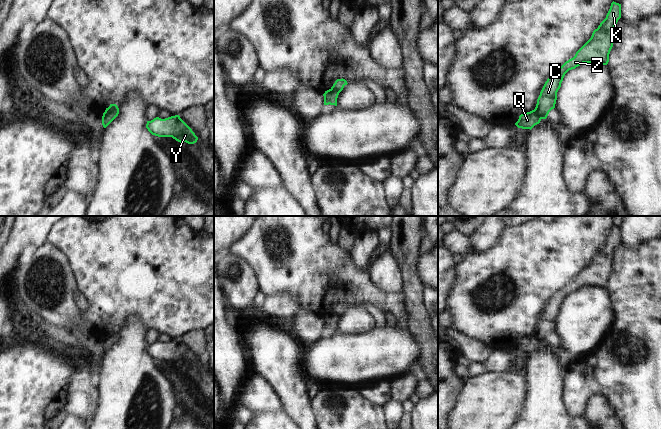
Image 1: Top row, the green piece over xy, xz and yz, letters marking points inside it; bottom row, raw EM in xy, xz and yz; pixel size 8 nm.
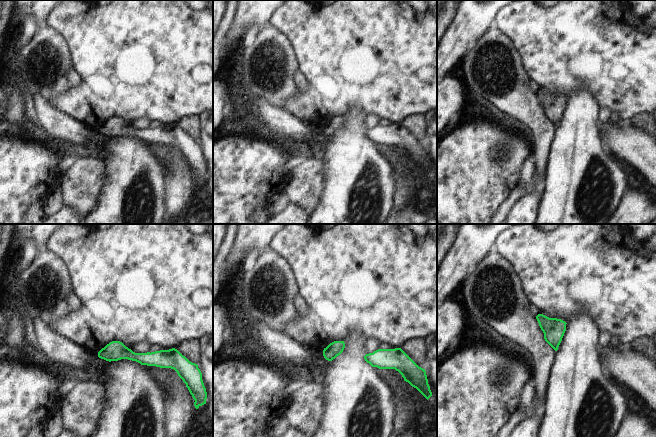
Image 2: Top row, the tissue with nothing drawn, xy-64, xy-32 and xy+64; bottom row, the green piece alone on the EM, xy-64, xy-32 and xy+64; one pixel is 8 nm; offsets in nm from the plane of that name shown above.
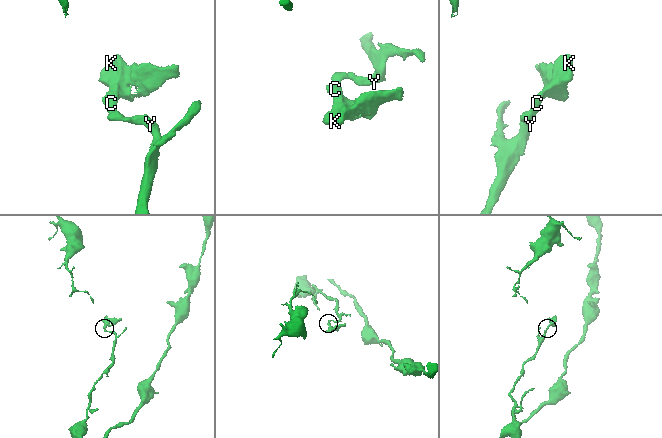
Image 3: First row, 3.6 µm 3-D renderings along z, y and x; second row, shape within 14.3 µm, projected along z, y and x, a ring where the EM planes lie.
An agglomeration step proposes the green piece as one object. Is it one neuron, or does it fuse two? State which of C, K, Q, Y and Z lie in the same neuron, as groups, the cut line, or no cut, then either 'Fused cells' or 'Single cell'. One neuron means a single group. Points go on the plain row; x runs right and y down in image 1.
Groups: C K Z / Q Y. Split along yz (534, 333), (541, 342). Fused cells.

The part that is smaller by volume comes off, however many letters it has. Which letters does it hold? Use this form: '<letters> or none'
C, K, Z

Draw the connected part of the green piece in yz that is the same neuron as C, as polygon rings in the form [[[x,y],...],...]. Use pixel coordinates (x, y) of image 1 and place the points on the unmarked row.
[[[612,226],[606,242],[592,257],[591,262],[576,276],[575,280],[556,293],[545,306],[535,331],[541,343],[546,343],[555,332],[557,316],[565,298],[583,287],[607,289],[613,271],[613,258],[621,242],[621,228]]]

